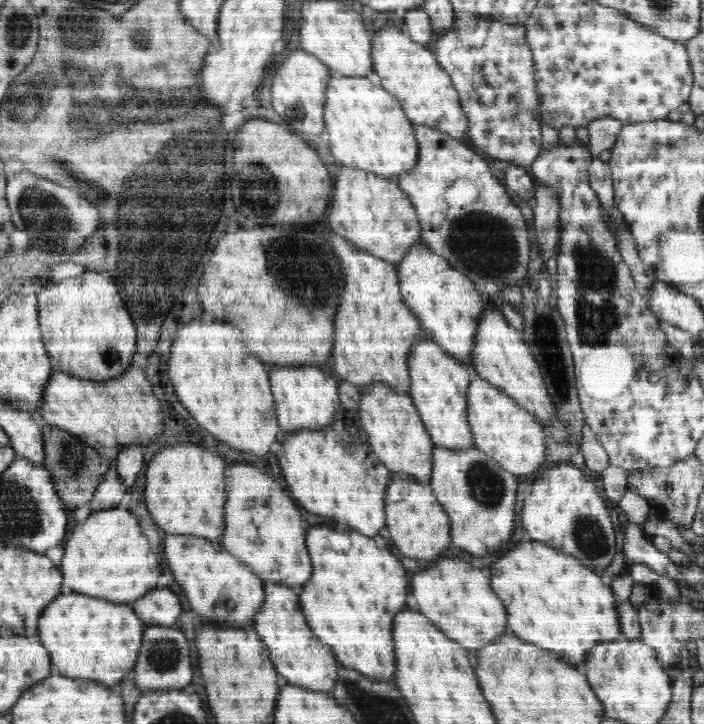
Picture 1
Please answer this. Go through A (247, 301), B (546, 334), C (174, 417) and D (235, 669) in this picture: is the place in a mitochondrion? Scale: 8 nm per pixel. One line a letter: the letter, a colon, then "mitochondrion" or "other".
A: other
B: mitochondrion
C: other
D: other

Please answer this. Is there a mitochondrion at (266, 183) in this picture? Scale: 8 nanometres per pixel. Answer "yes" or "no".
yes

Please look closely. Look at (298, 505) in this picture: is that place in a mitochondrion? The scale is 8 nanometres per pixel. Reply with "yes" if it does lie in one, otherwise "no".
no

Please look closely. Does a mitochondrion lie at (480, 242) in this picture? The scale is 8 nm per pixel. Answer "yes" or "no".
yes

